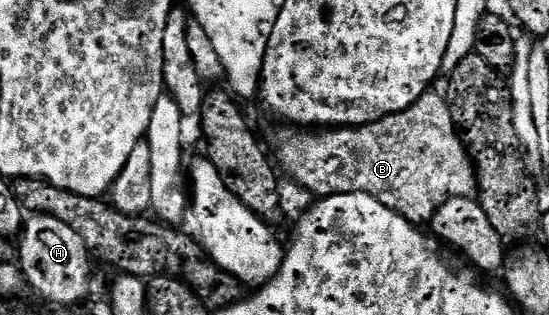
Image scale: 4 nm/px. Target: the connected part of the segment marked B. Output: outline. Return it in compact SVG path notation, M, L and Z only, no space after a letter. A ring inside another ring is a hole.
M443 93L423 94L402 112L394 112L385 118L367 122L364 126L328 128L323 132L284 129L288 130L280 130L272 138L276 145L275 161L281 171L288 170L289 176L302 189L316 194L317 199L335 194L374 196L374 200L386 204L386 208L398 212L398 216L417 224L428 224L440 205L449 198L467 198L477 193L476 167L472 164L460 131L456 129L447 97Z

